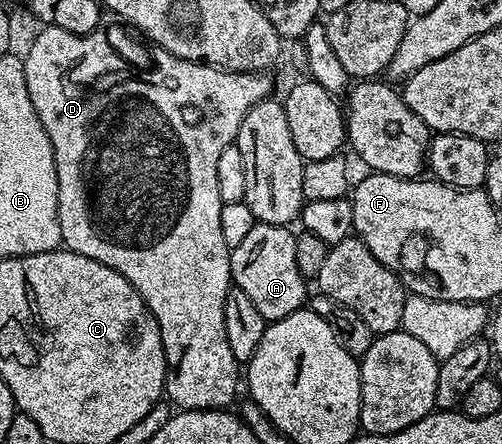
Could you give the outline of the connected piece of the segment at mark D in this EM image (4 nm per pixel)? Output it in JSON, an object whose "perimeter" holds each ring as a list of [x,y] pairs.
{"perimeter":[[[47,25],[39,28],[39,33],[35,35],[34,42],[30,45],[30,50],[24,53],[22,66],[24,67],[24,79],[28,83],[28,95],[32,99],[32,107],[36,107],[36,115],[40,119],[40,123],[44,127],[44,131],[48,135],[48,139],[52,143],[52,151],[56,159],[56,179],[58,180],[58,218],[60,219],[60,235],[62,236],[62,245],[71,249],[74,253],[80,255],[88,255],[88,259],[96,259],[100,263],[104,263],[108,267],[112,267],[112,271],[120,271],[120,275],[124,275],[124,279],[128,279],[128,283],[132,283],[132,287],[136,287],[136,291],[144,299],[144,303],[148,307],[148,311],[152,311],[152,315],[158,321],[160,327],[160,339],[162,346],[166,352],[166,388],[165,396],[169,398],[179,410],[184,409],[226,409],[234,401],[234,396],[238,393],[238,381],[240,385],[240,362],[234,358],[232,351],[228,351],[228,335],[224,335],[224,299],[228,295],[228,291],[232,288],[230,280],[230,248],[224,243],[224,234],[220,231],[220,211],[223,204],[220,199],[220,187],[216,184],[216,166],[220,159],[220,155],[224,151],[224,147],[235,144],[240,131],[240,123],[244,123],[244,115],[248,115],[248,111],[252,111],[252,107],[256,107],[256,103],[267,100],[271,96],[270,93],[270,73],[259,71],[256,73],[234,73],[230,69],[220,69],[217,65],[206,65],[203,61],[180,61],[177,59],[158,61],[154,65],[155,73],[150,69],[133,69],[120,54],[114,50],[114,45],[108,38],[102,34],[102,31],[93,33],[85,33],[78,35],[72,31],[64,31],[58,25]]]}

